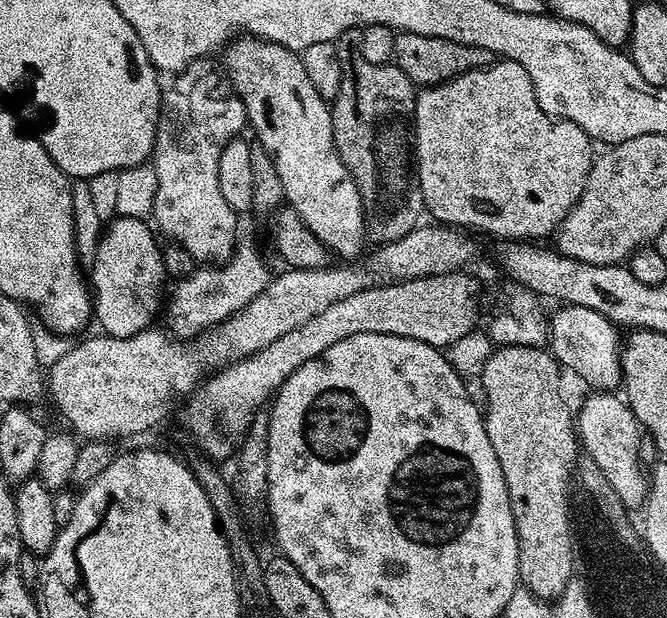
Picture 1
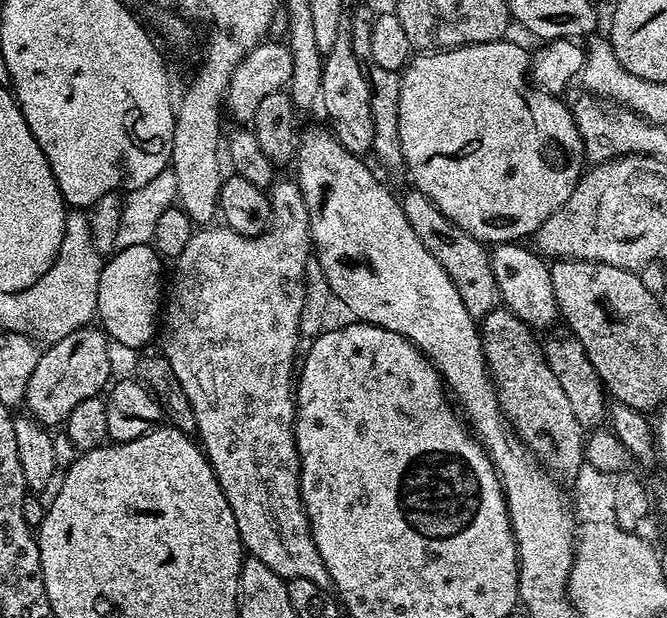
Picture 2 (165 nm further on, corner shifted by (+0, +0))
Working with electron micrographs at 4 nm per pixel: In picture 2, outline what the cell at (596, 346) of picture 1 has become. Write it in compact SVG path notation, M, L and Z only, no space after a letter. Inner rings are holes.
M520 242L495 245L490 252L492 273L503 307L509 308L515 316L522 318L522 322L529 328L541 330L540 328L548 328L557 322L560 310L551 288L551 274L545 257L537 254L531 247L528 249L523 248L524 246Z

